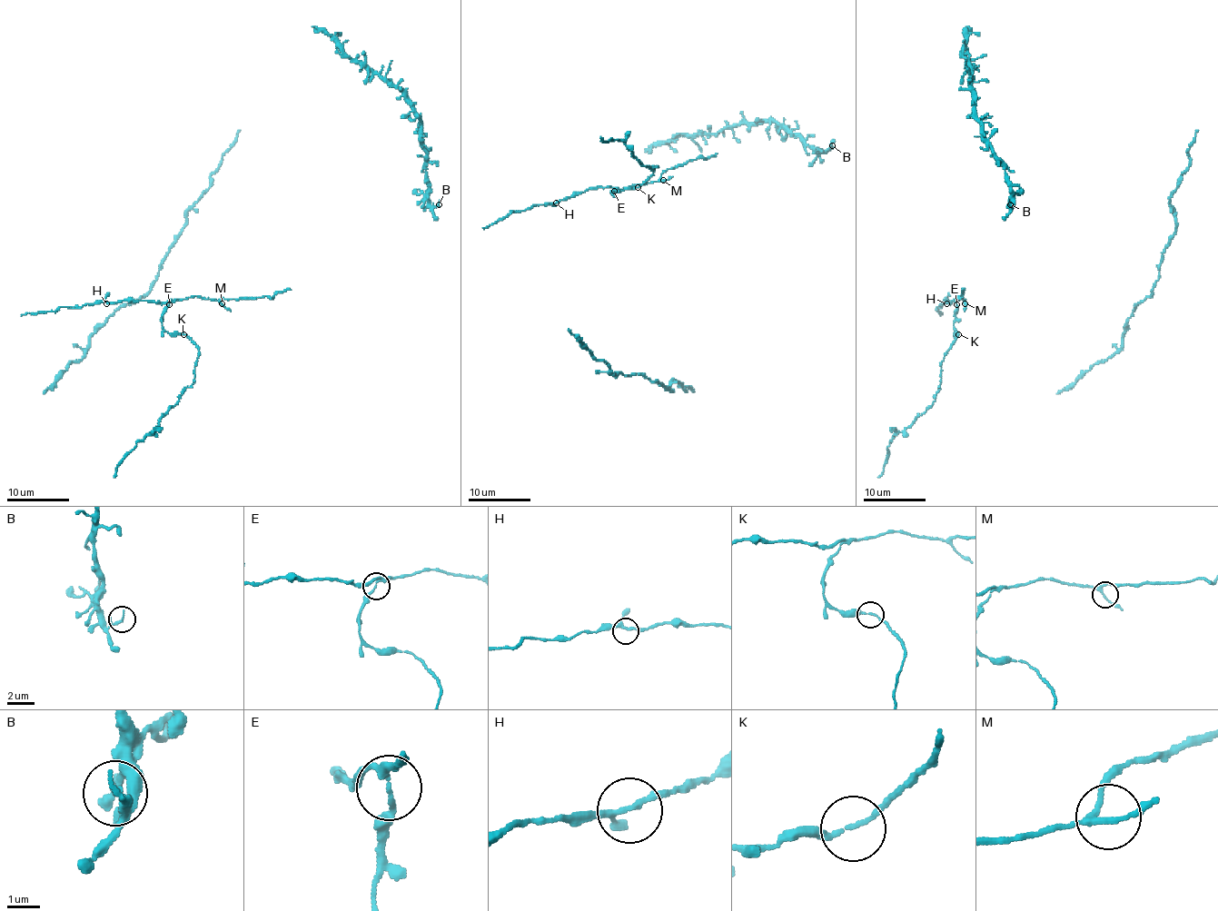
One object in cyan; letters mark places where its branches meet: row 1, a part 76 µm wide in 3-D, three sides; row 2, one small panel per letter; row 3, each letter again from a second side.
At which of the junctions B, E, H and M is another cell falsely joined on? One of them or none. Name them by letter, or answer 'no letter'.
no letter

